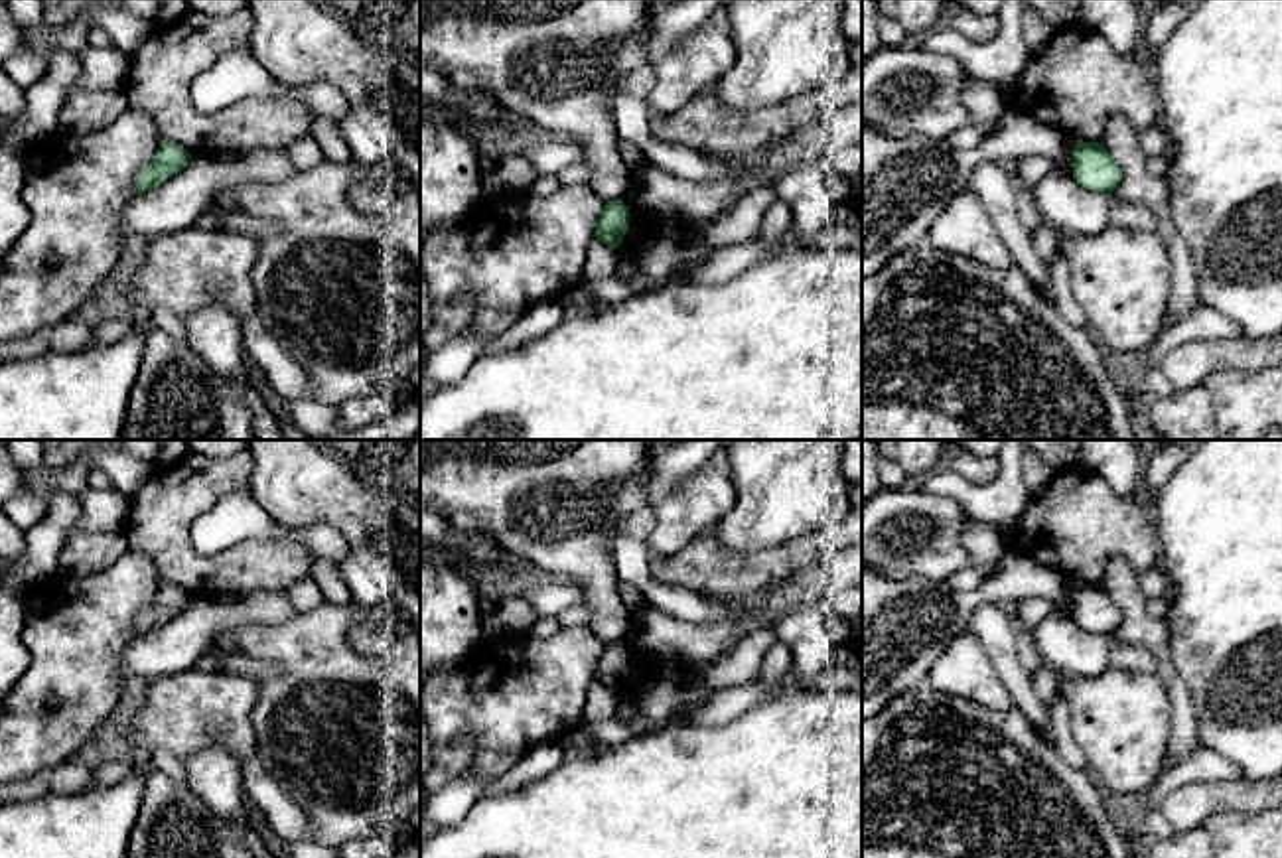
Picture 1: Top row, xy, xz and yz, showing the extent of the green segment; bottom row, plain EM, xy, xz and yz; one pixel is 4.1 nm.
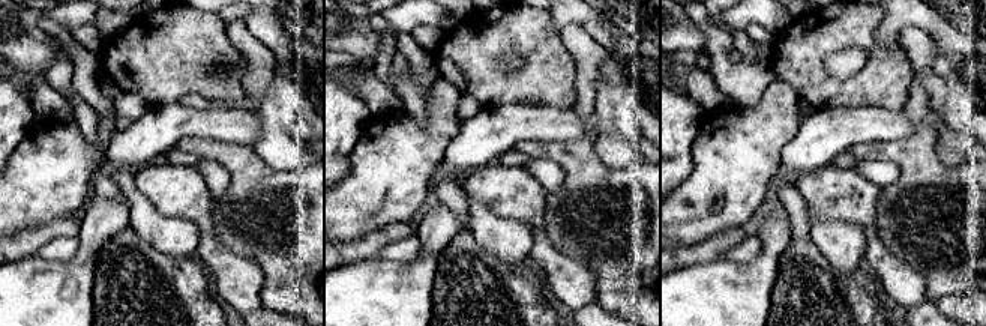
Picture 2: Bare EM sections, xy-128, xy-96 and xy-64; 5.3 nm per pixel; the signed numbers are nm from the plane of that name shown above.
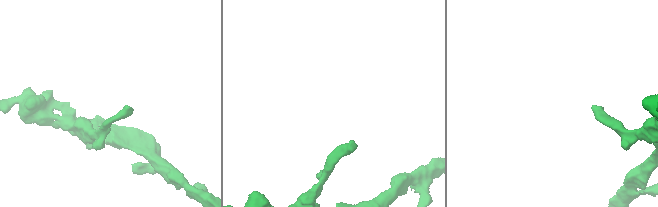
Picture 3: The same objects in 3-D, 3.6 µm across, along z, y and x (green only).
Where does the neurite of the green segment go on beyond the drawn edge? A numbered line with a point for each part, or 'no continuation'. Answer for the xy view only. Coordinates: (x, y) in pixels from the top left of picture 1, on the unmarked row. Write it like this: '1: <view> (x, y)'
no continuation

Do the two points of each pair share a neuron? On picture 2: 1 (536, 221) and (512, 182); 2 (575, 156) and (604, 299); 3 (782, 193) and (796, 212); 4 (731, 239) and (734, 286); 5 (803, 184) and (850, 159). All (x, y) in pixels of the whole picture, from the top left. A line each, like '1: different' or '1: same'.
1: same
2: different
3: same
4: different
5: different

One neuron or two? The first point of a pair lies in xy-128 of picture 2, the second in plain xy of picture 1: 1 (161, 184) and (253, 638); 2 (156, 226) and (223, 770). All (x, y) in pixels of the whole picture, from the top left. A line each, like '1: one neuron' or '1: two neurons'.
1: two neurons
2: one neuron

